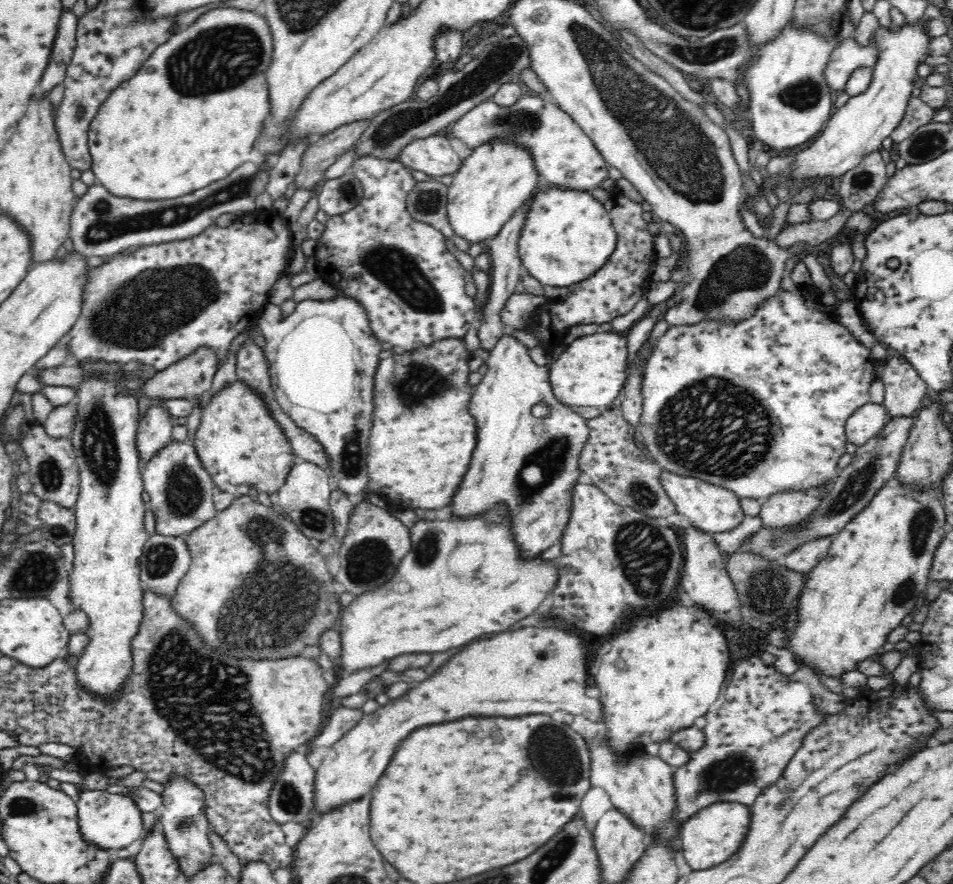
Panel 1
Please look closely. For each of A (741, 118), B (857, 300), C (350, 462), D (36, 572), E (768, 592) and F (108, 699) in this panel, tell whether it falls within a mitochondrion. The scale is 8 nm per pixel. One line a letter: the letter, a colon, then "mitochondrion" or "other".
A: other
B: other
C: mitochondrion
D: mitochondrion
E: mitochondrion
F: other

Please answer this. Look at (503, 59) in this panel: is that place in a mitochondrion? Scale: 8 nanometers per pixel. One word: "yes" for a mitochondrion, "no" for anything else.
yes

